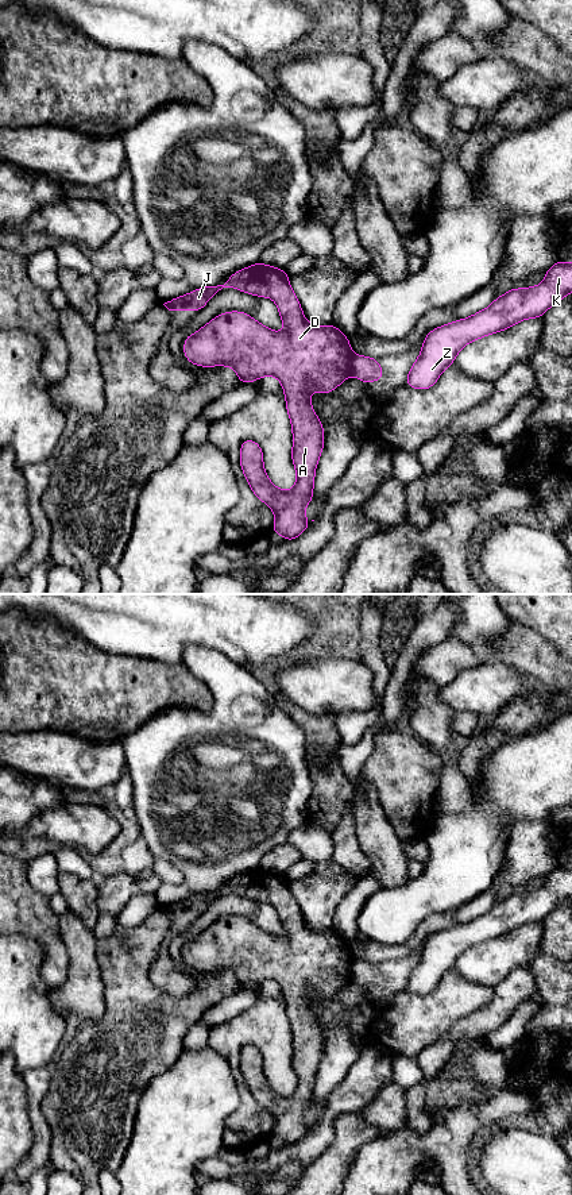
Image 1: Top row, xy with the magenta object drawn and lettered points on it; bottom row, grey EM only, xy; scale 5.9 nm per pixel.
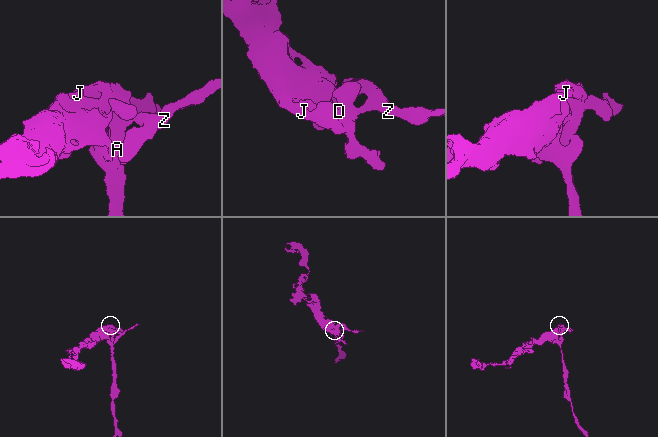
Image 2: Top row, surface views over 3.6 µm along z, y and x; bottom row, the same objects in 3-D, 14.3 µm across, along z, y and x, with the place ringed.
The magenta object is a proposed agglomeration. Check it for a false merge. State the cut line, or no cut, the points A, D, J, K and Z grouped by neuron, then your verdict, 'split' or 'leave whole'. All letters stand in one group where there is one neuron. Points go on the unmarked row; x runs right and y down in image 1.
cut in xy along (352, 959), (350, 978); A D J / K Z; split

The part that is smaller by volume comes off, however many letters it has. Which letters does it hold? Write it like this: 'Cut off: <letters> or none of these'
Cut off: K, Z

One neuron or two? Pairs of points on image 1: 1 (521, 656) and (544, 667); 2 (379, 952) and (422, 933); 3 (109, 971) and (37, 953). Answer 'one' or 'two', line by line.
1: one
2: one
3: two

